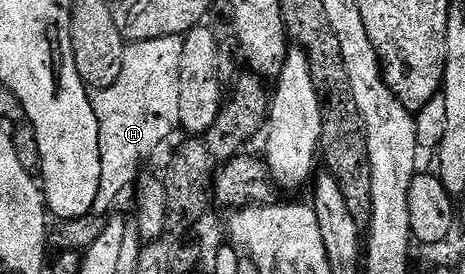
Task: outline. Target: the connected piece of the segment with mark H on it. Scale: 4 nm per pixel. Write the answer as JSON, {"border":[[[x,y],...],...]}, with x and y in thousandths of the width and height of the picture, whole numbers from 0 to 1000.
{"border":[[[355,131],[353,139],[327,139],[325,146],[290,146],[273,157],[267,175],[267,241],[258,255],[258,285],[249,285],[249,299],[230,321],[209,325],[196,347],[194,369],[202,391],[202,412],[211,434],[215,460],[215,591],[219,617],[215,620],[215,693],[206,693],[206,737],[202,741],[200,785],[234,792],[247,770],[245,741],[269,708],[271,697],[290,682],[292,661],[308,624],[305,584],[314,584],[366,493],[372,489],[374,467],[387,456],[387,204],[394,193],[391,131]]]}

